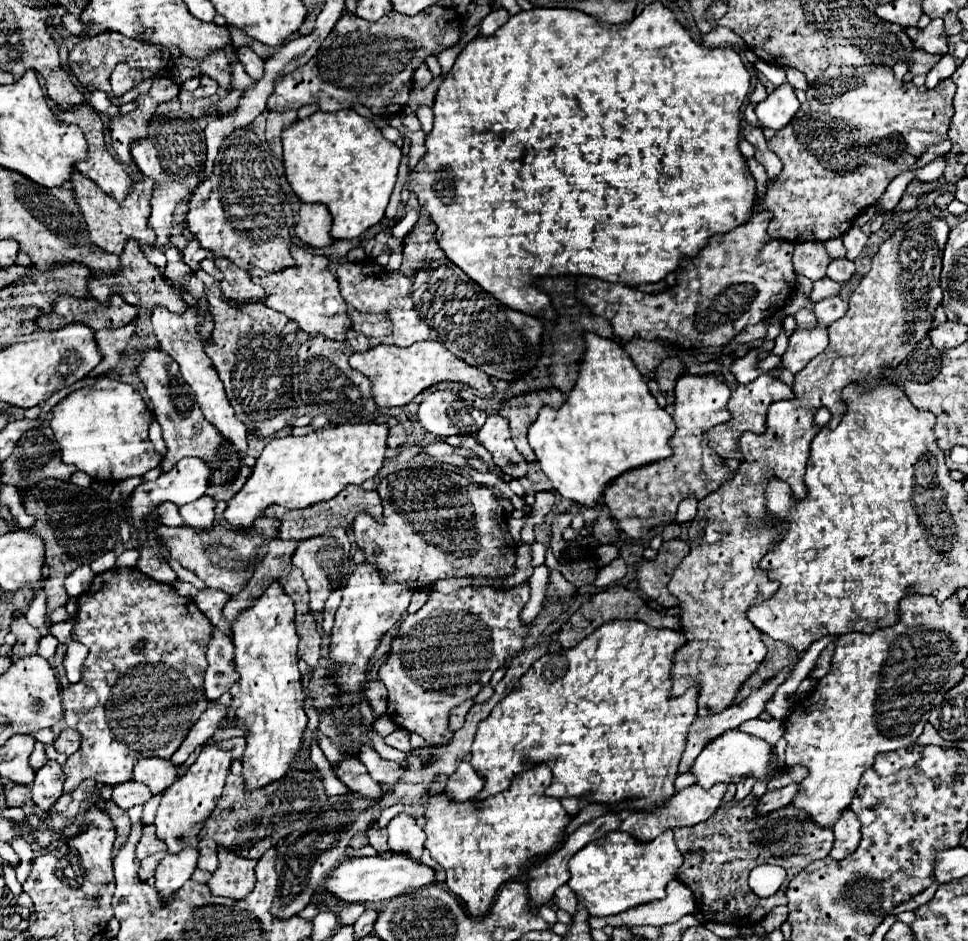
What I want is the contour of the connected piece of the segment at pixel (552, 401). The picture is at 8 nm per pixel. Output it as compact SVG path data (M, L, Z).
M544 388L544 390L528 390L524 394L518 394L514 398L504 400L504 418L510 420L512 438L518 440L516 448L524 454L528 462L534 460L534 452L530 450L530 444L526 440L528 426L536 420L536 414L542 406L560 408L564 402L564 394L556 388Z

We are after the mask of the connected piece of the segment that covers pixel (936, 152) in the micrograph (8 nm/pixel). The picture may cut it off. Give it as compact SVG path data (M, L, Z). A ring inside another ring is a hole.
M944 140L944 142L940 142L940 144L930 146L930 148L928 148L928 150L922 154L922 158L918 160L918 164L914 164L914 168L920 168L920 166L928 164L928 162L930 162L930 160L934 160L936 156L948 154L948 150L950 150L950 140Z

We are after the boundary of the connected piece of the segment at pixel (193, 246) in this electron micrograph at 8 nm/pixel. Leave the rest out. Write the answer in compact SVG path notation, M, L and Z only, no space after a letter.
M194 236L190 238L190 246L186 246L186 250L182 250L180 252L180 256L182 256L182 260L192 268L192 270L198 270L200 266L200 260L204 260L204 258L210 258L212 254L210 254L210 250L204 250L202 246L198 246L198 242L194 242Z

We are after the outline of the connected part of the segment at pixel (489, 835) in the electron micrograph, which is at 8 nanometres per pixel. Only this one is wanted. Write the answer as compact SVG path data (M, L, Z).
M540 762L516 774L508 790L480 802L454 802L446 792L426 796L426 848L446 870L448 890L464 900L472 916L484 916L500 886L516 878L532 856L548 854L562 844L570 816L558 798L550 798L542 792L550 782L552 770L546 762Z

